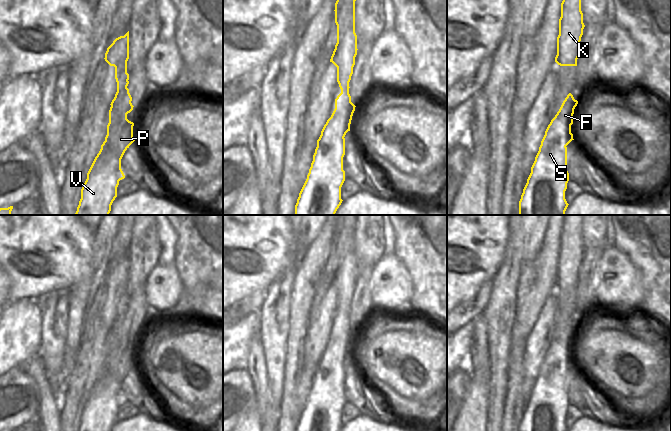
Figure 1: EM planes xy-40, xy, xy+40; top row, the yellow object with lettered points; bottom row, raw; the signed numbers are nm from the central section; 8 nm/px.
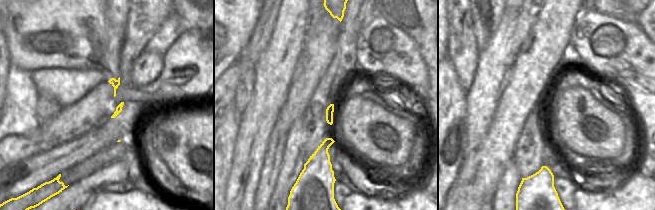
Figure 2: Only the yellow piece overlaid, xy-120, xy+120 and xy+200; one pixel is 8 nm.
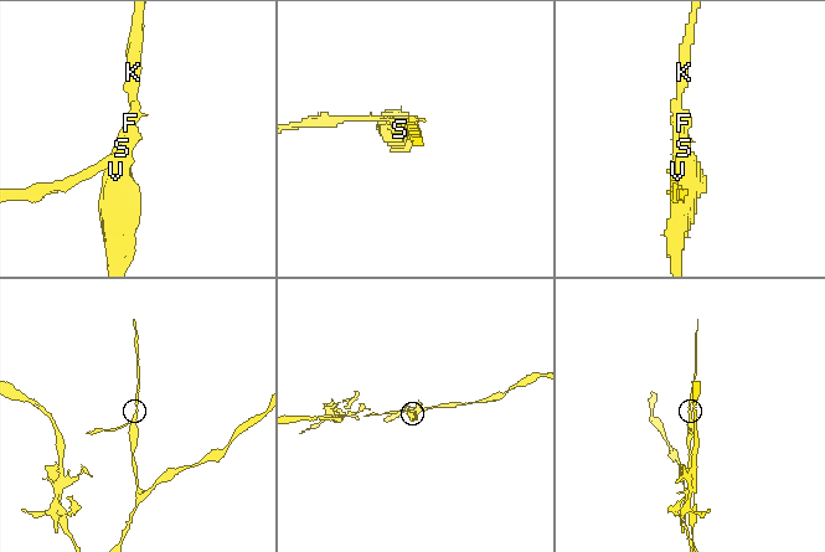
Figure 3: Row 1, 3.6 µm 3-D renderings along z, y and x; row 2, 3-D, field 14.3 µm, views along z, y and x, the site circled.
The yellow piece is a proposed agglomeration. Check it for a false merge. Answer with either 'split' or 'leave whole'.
split

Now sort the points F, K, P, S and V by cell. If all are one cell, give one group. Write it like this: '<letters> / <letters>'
F K S V / P

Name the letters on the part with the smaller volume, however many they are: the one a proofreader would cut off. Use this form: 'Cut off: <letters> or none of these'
Cut off: P

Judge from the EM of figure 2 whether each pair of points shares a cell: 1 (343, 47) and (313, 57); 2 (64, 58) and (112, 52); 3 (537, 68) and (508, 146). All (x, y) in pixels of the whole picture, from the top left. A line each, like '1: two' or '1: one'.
1: two
2: two
3: one

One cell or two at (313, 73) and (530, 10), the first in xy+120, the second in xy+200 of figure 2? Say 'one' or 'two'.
two

